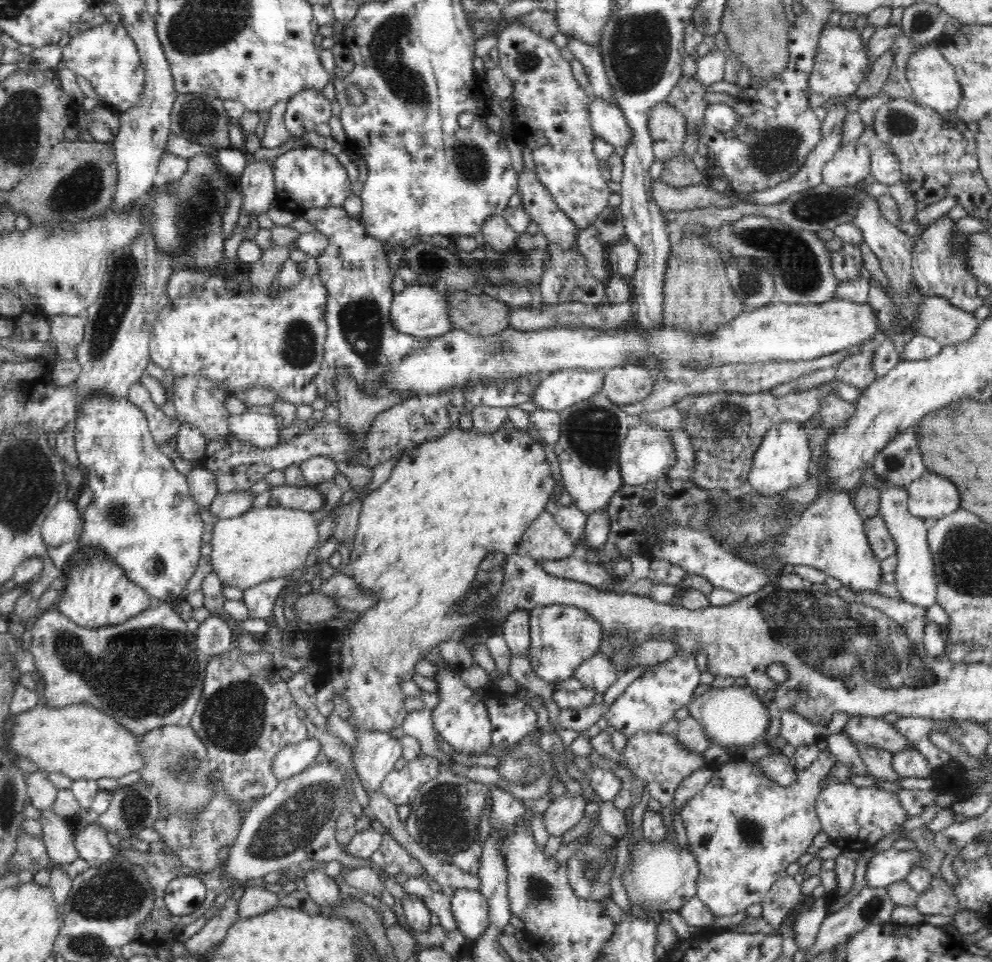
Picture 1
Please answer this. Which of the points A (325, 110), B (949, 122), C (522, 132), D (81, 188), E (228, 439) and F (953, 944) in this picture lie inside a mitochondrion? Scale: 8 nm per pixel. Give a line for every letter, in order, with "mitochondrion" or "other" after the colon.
A: other
B: other
C: other
D: mitochondrion
E: other
F: other

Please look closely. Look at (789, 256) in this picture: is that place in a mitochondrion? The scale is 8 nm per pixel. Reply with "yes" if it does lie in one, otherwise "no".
yes

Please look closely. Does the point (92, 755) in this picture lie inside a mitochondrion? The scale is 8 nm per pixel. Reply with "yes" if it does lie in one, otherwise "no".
no

